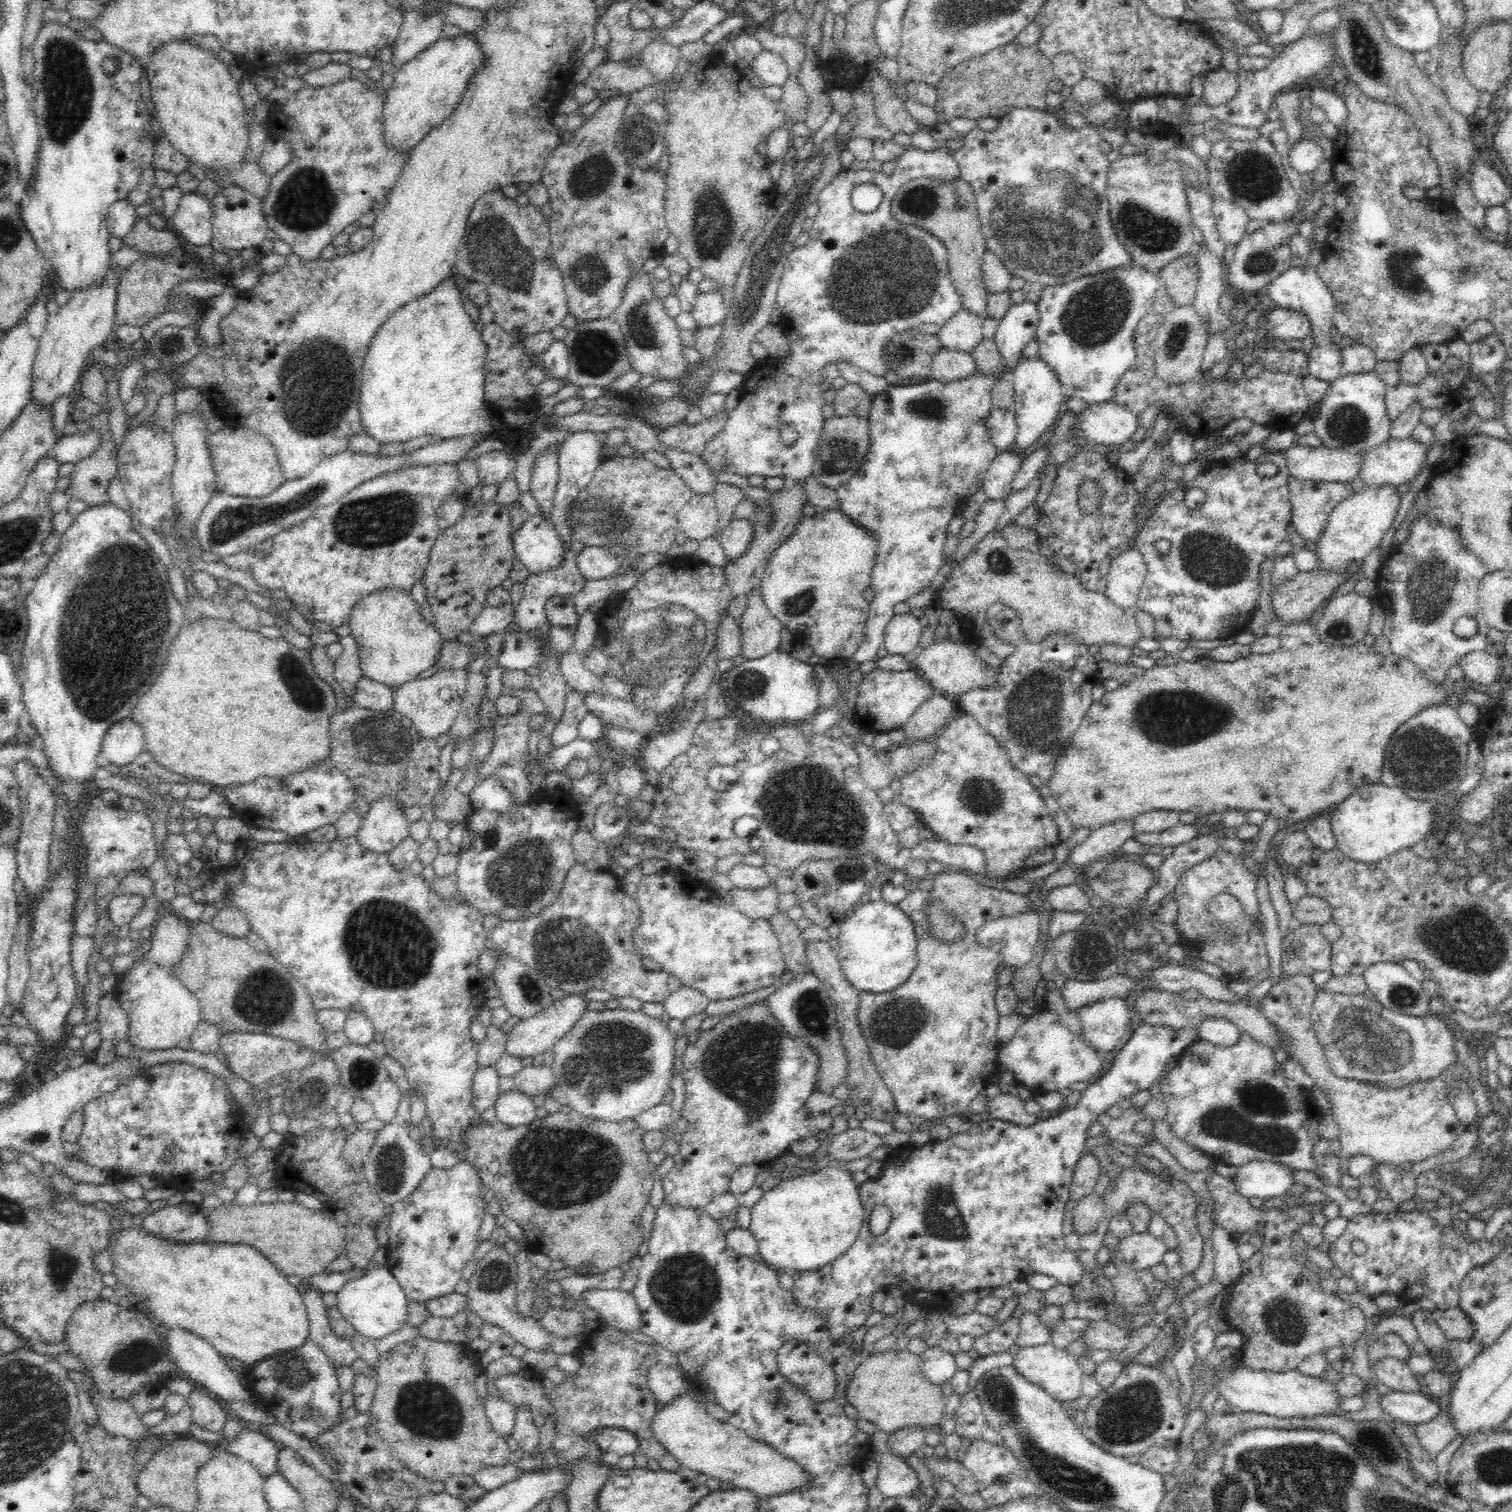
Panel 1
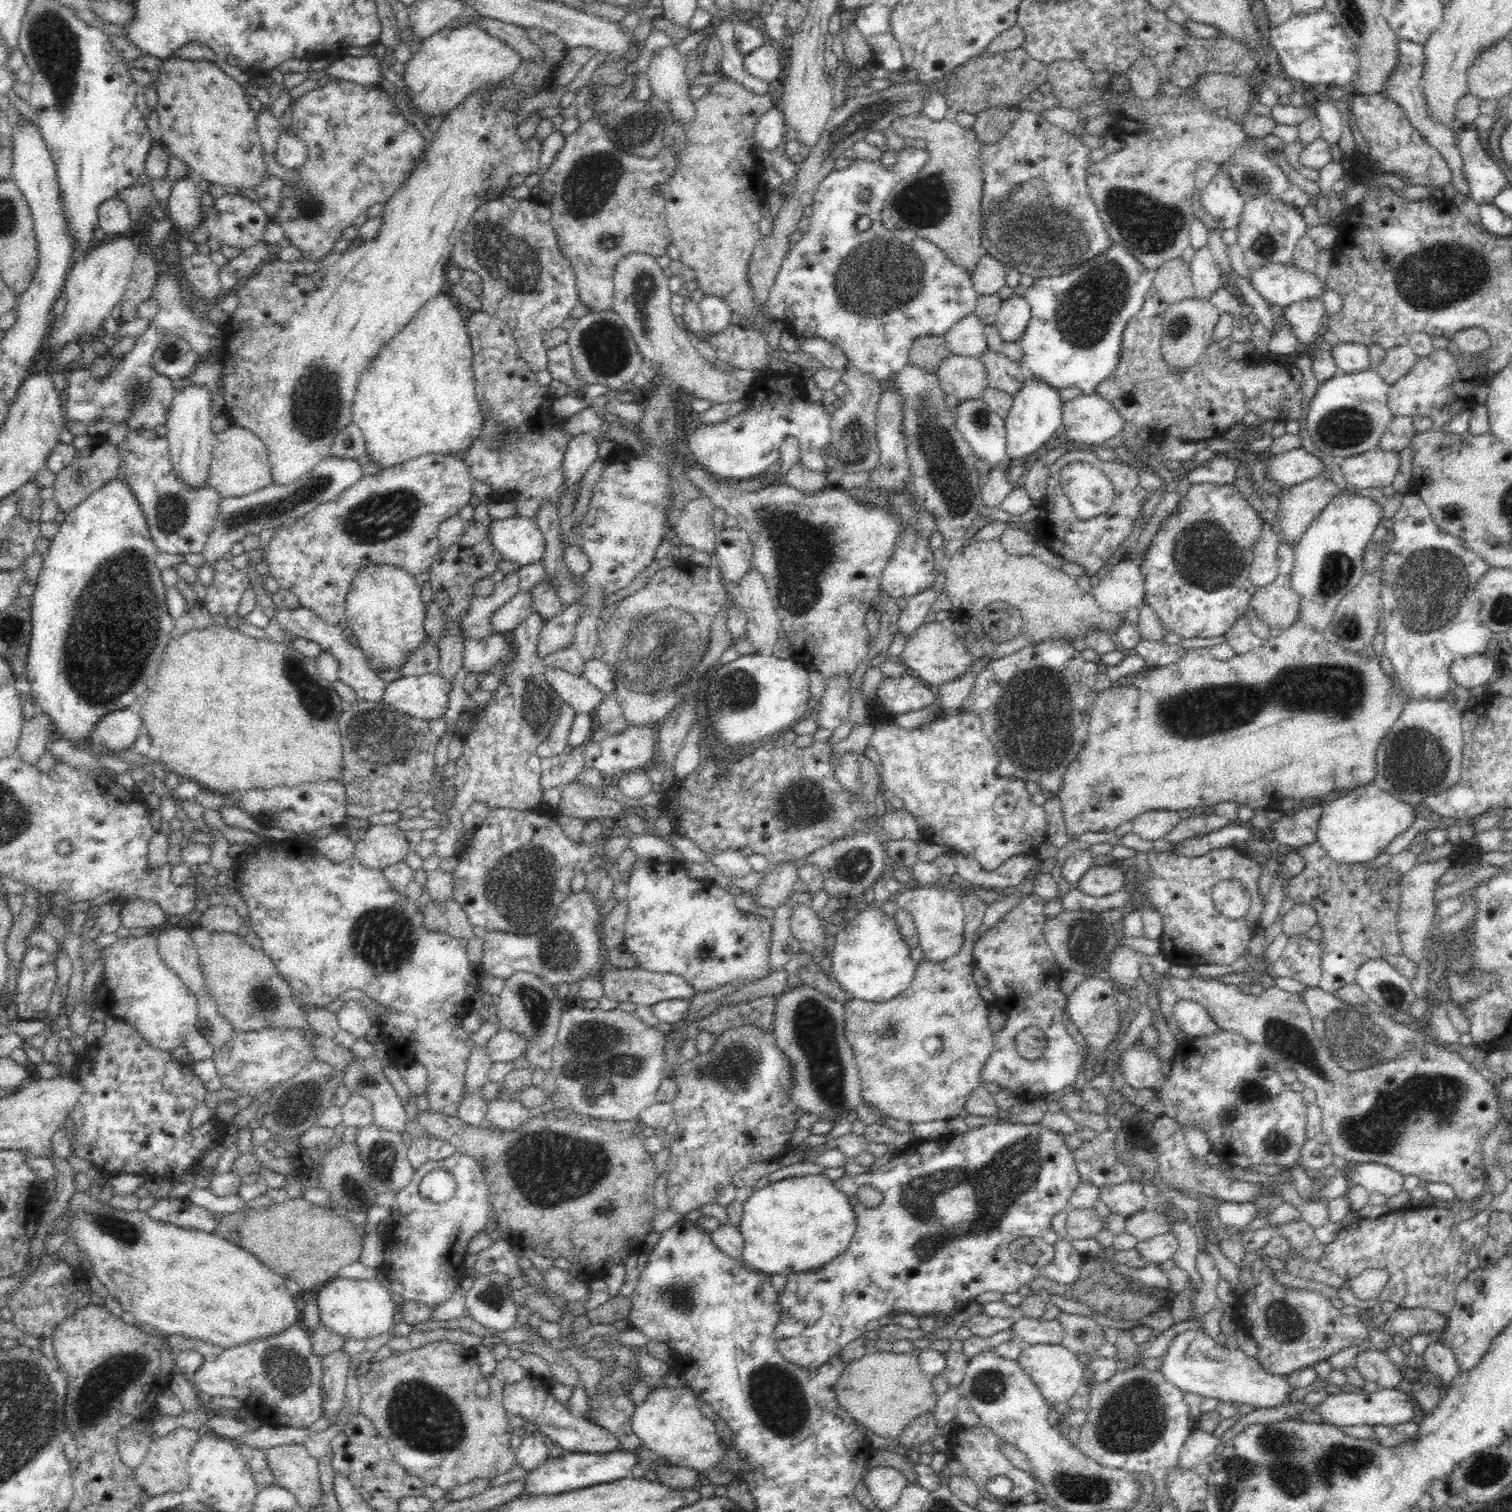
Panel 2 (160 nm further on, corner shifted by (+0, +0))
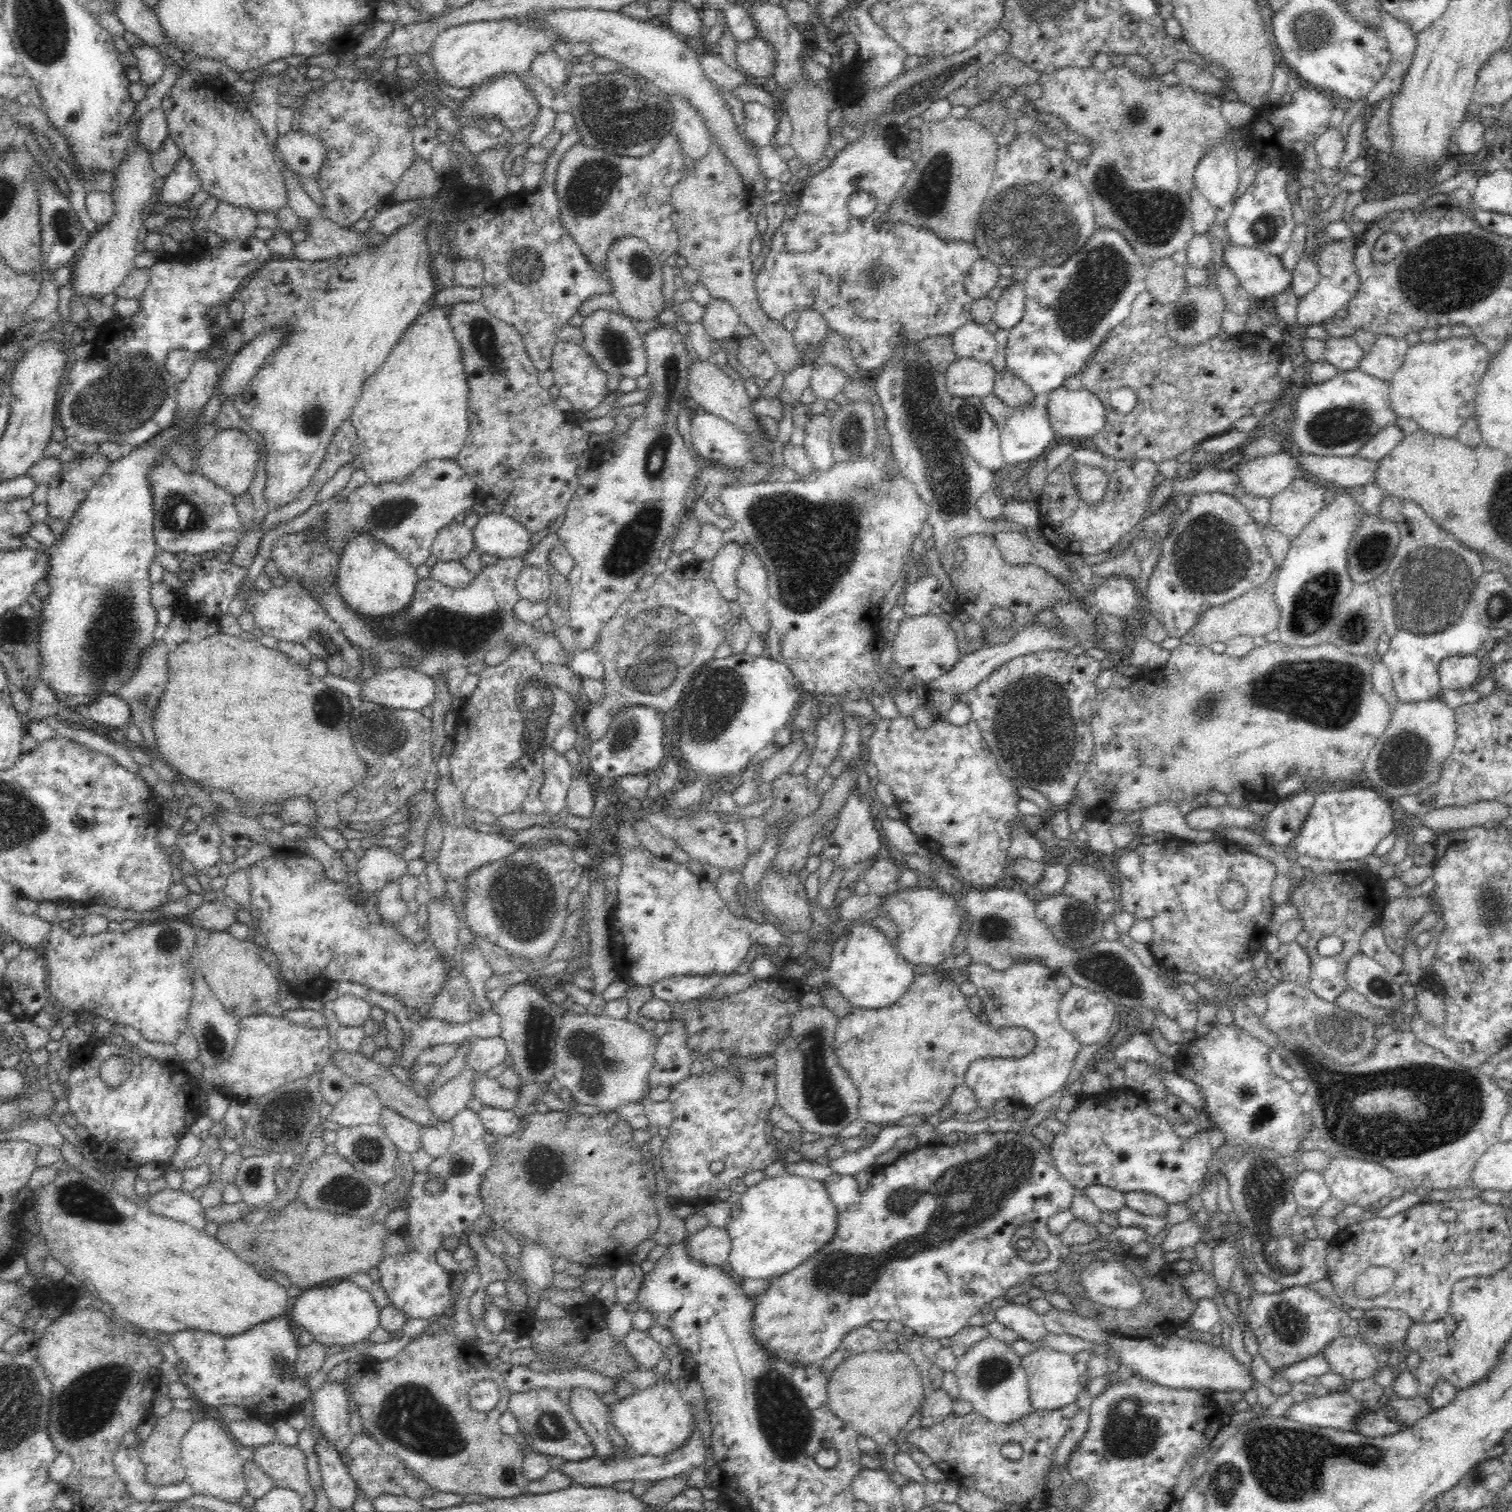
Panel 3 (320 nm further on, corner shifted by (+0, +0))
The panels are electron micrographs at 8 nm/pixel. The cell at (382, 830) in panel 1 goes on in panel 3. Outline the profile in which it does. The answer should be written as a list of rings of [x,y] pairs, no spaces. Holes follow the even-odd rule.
[[[370,847],[357,860],[359,888],[365,898],[376,898],[390,882],[400,882],[407,872],[407,862],[386,848]]]

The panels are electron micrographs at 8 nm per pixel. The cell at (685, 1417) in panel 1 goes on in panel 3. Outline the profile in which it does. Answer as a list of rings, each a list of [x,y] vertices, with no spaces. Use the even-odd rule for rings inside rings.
[[[666,1381],[636,1390],[625,1400],[610,1404],[607,1417],[636,1456],[642,1458],[662,1456],[682,1446],[693,1434],[690,1405],[681,1395],[677,1382]]]

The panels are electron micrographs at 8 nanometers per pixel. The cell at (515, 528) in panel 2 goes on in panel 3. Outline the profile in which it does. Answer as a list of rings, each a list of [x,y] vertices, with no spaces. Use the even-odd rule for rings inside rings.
[[[486,513],[479,516],[479,522],[472,528],[473,531],[473,550],[479,555],[488,552],[488,554],[497,554],[499,558],[518,558],[524,556],[524,552],[531,546],[531,535],[528,530],[515,522],[510,516],[504,513]]]

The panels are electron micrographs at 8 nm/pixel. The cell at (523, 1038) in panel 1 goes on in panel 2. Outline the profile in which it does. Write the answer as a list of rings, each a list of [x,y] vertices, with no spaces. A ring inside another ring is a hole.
[[[499,1030],[484,1045],[492,1062],[516,1061],[524,1054],[528,1039],[512,1031]]]

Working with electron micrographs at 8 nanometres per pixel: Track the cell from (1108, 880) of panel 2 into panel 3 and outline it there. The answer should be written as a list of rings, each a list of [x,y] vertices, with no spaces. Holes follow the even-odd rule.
[[[1070,864],[1063,893],[1087,904],[1098,905],[1115,900],[1112,884],[1104,872],[1088,864]]]

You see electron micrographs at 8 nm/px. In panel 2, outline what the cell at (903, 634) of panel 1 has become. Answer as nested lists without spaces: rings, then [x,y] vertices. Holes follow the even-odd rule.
[[[928,588],[920,594],[906,599],[906,604],[902,607],[898,619],[898,626],[900,632],[905,634],[907,638],[920,624],[925,622],[924,618],[936,602],[937,594],[938,592]]]

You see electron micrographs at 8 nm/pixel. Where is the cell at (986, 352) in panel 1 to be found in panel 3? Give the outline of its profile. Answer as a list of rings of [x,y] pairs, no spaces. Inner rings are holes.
[[[1008,369],[995,373],[993,394],[1013,410],[1028,408],[1037,403],[1037,398],[1026,383],[1012,375]]]

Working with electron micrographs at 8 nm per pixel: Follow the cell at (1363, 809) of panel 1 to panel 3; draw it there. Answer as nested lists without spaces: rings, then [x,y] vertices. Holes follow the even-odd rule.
[[[1361,781],[1344,787],[1313,794],[1312,808],[1300,832],[1290,840],[1295,851],[1302,856],[1333,860],[1356,860],[1373,854],[1374,848],[1382,838],[1396,832],[1396,822],[1392,816],[1391,800],[1380,795],[1365,782]]]

